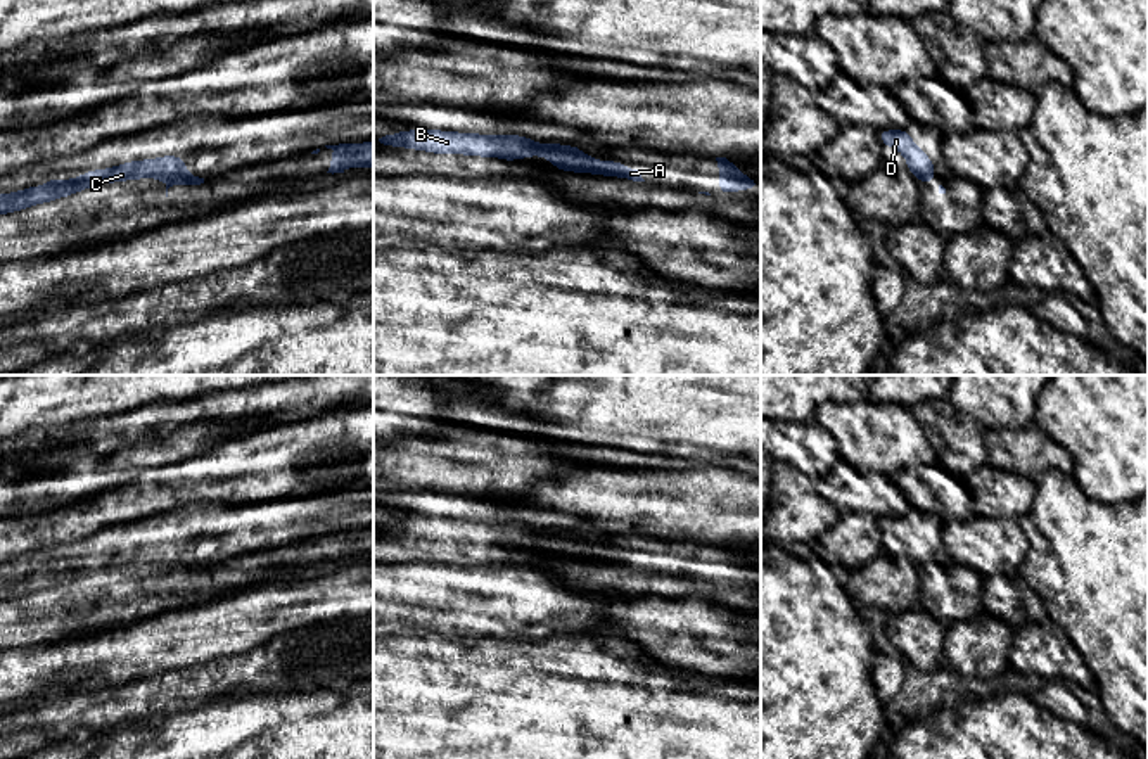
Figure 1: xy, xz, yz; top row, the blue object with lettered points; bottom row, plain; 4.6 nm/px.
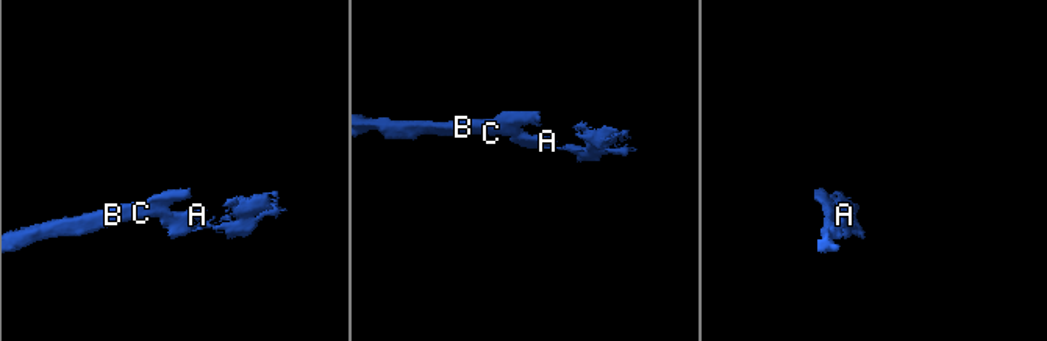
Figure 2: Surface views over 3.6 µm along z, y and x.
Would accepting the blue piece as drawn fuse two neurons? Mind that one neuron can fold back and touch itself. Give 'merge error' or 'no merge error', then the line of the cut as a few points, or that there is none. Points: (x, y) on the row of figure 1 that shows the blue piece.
merge error | xz (578, 149), (538, 154)

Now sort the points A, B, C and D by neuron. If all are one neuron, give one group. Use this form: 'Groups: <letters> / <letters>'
Groups: A / B C D

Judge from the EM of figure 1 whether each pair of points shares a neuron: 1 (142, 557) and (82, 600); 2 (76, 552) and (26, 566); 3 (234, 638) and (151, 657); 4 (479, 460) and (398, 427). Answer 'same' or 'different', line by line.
1: different
2: same
3: same
4: different

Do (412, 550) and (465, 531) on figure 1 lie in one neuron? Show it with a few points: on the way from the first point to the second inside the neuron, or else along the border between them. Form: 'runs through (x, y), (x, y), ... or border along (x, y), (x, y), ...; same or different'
runs through (426, 536), (436, 531), (452, 531); same

